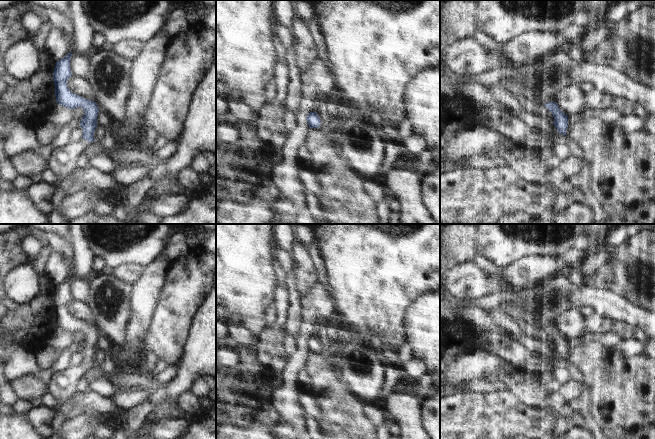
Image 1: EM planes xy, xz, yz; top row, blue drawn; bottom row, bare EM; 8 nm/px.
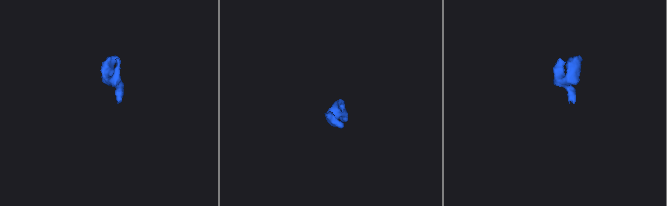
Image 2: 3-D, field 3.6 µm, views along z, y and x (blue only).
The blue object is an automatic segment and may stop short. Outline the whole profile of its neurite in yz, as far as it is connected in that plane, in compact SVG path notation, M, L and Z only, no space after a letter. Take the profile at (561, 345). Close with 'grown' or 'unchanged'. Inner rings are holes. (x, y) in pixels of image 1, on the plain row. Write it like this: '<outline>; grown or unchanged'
M548 326L544 330L553 338L553 348L555 352L560 358L566 360L566 354L569 346L568 340L560 334L558 328L555 326Z; unchanged

